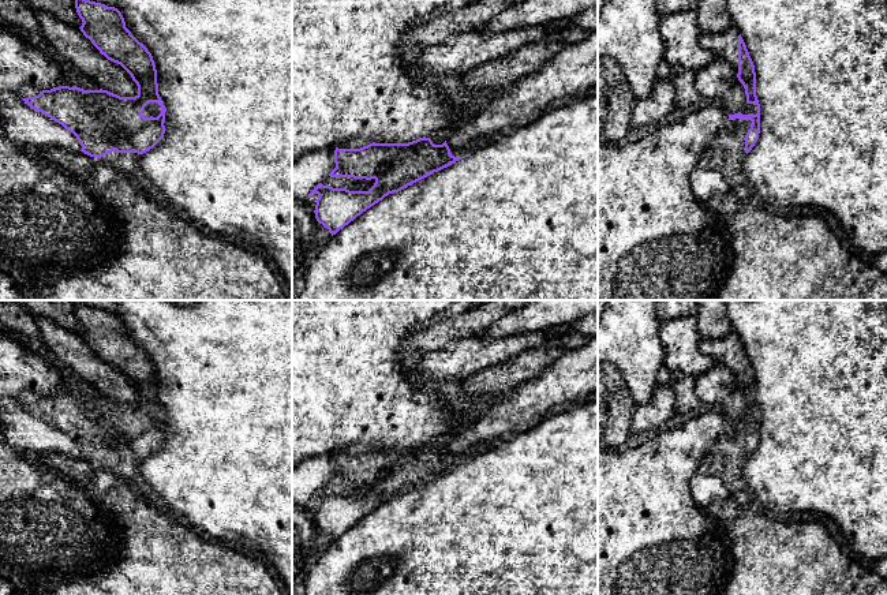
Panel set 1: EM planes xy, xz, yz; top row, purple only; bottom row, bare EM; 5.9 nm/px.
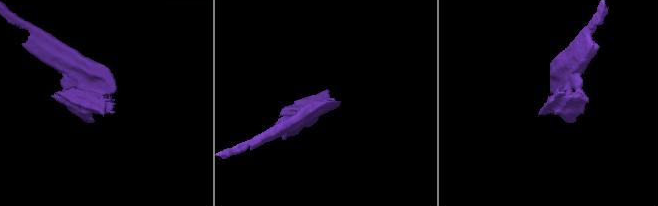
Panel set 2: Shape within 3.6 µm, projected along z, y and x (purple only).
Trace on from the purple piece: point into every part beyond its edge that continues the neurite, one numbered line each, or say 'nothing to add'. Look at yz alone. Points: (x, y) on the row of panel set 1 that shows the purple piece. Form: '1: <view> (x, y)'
1: yz (729, 143)

